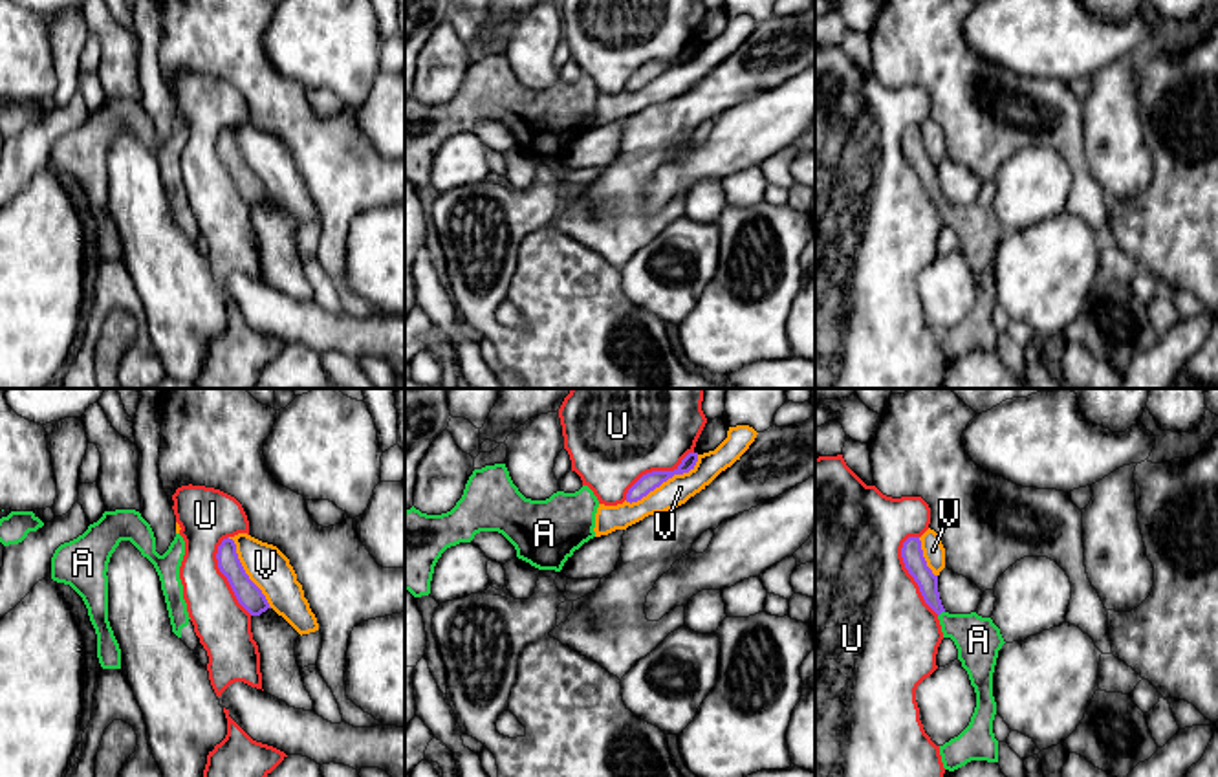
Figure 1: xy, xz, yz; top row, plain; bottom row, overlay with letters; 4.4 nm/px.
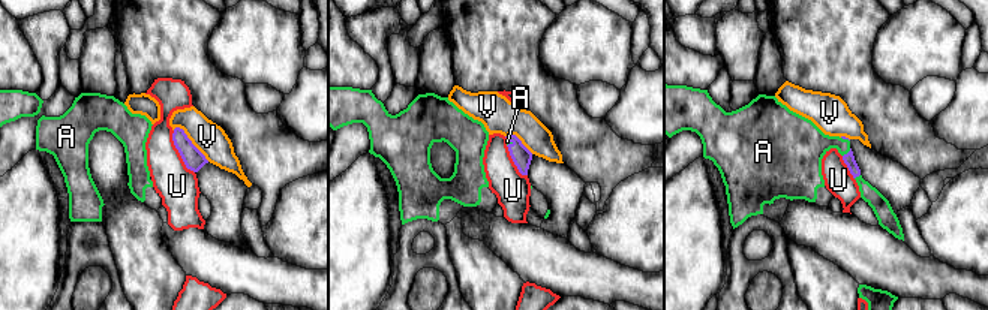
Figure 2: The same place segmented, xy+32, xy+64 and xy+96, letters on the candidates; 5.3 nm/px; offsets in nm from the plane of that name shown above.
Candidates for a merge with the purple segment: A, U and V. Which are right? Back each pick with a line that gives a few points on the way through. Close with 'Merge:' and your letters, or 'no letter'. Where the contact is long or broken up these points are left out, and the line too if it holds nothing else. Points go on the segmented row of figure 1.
A: across yz (916, 565), (940, 612), (978, 640)
Merge: A

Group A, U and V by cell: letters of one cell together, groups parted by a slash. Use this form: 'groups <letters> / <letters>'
groups A / U / V

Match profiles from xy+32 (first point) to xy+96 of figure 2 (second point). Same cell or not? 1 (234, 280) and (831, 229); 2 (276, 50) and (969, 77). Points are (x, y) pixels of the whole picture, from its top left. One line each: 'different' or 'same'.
1: same
2: different

